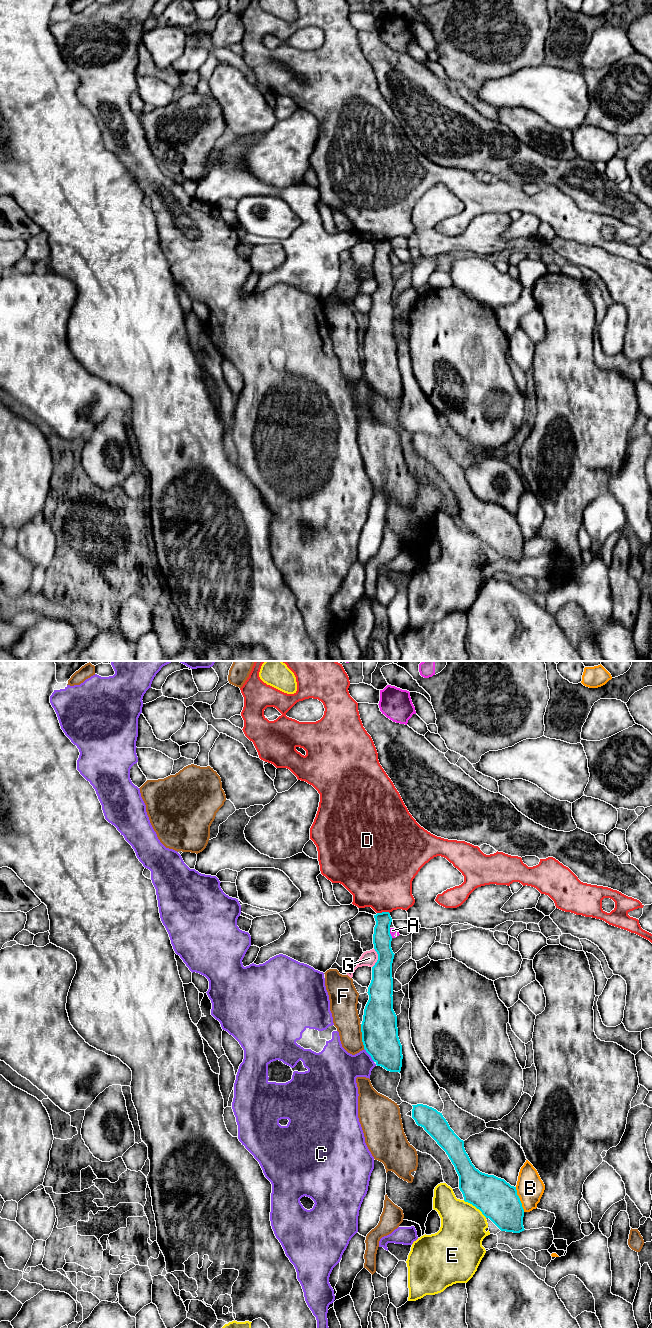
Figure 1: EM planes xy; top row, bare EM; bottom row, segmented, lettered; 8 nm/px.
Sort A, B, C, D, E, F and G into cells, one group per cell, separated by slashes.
A / B / C / D / E / F / G

